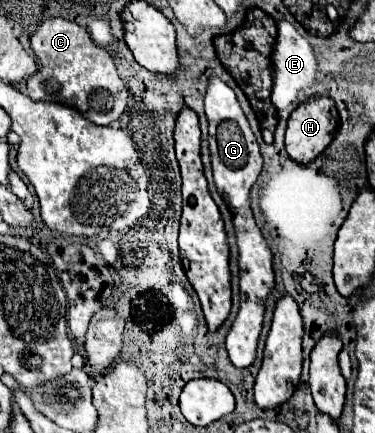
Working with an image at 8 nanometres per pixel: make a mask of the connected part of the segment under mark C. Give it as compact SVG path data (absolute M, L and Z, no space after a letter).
M48 18L38 26L30 44L40 62L38 72L26 82L32 100L50 100L72 106L98 126L110 126L118 120L126 108L128 90L116 72L112 56L98 48L82 26L62 18Z

